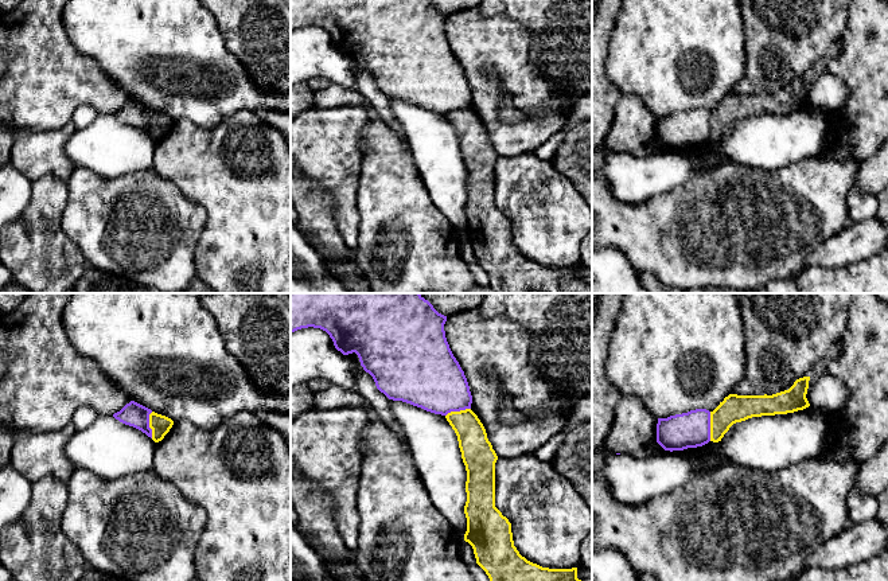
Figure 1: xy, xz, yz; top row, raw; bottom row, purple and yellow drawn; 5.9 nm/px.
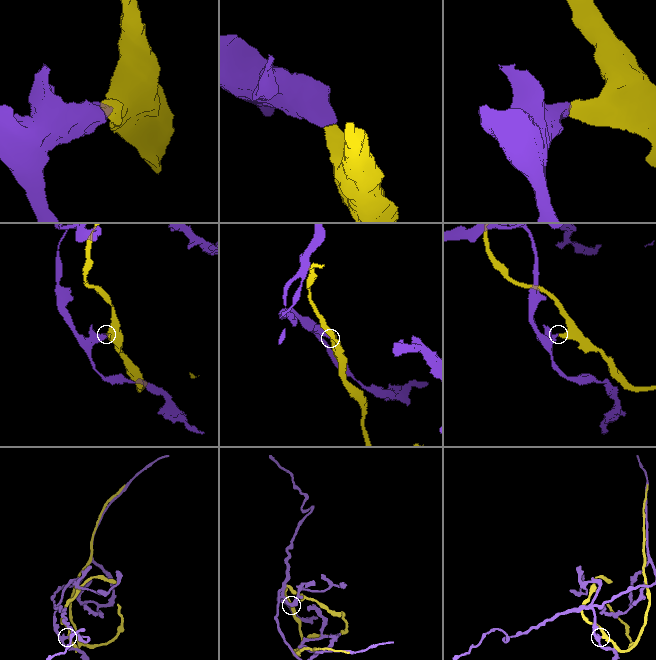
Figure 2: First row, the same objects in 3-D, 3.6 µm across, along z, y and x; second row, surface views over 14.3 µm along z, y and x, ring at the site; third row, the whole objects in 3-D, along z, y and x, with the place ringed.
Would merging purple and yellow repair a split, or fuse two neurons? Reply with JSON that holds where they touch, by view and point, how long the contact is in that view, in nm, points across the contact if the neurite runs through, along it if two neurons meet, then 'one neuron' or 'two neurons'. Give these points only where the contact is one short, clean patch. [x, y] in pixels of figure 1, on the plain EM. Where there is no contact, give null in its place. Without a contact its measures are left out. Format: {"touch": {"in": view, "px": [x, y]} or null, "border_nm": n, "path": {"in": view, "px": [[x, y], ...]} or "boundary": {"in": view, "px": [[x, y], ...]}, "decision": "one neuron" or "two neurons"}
{"touch": {"in": "yz", "px": [709, 125]}, "border_nm": 180, "boundary": {"in": "yz", "px": [[709, 110], [711, 139]]}, "decision": "two neurons"}

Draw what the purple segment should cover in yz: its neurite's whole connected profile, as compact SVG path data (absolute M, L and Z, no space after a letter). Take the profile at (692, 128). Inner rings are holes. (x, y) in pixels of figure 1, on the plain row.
M696 108L688 112L658 117L657 141L665 149L697 147L710 140L710 110Z

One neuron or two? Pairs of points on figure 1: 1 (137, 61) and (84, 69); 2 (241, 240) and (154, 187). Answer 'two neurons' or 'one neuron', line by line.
1: two neurons
2: two neurons

